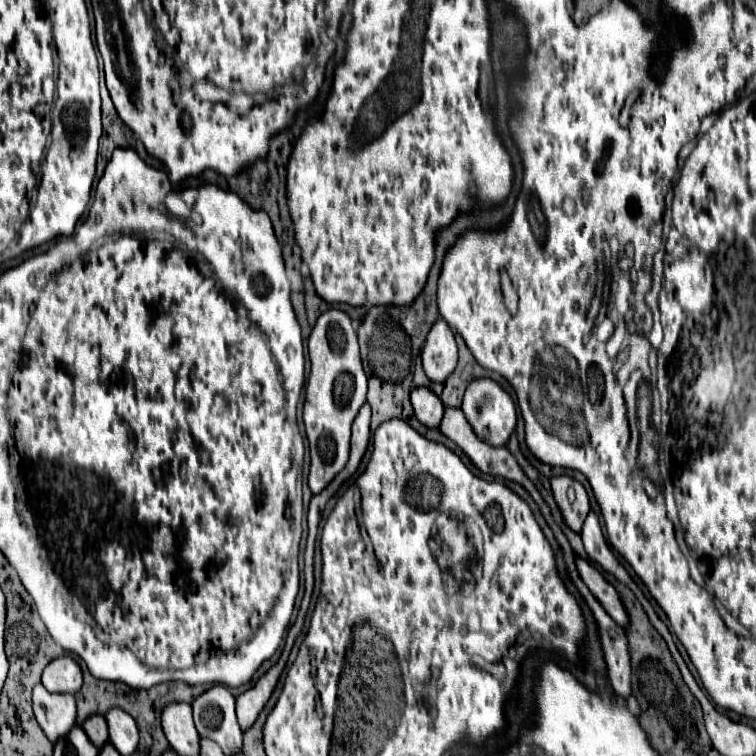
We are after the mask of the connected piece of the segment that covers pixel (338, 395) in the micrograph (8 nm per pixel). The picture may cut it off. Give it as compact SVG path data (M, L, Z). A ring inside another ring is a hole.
M329 309L317 319L309 335L307 347L309 347L311 373L305 385L303 423L309 441L309 457L311 457L307 485L315 495L323 487L327 487L333 481L335 473L339 473L339 469L343 469L343 465L347 463L351 421L365 403L367 375L361 365L357 333L347 313L339 309Z

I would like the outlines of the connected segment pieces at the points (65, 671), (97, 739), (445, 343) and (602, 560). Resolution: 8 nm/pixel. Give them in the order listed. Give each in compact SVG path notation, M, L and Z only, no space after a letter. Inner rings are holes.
M67 655L57 657L45 667L41 683L51 693L77 693L83 685L81 667Z
M91 715L85 723L83 723L83 731L87 733L87 737L91 739L91 743L101 749L107 743L107 723L103 715Z
M443 319L431 327L421 349L421 361L425 375L433 383L445 383L445 379L453 373L457 365L457 345L453 331Z
M595 513L587 515L585 525L581 529L581 539L583 539L583 545L585 545L585 551L587 551L589 559L595 561L599 567L603 567L607 573L611 573L617 581L621 581L623 585L627 585L635 593L637 601L643 605L643 609L645 609L645 613L647 613L649 619L657 617L655 611L653 611L653 607L651 607L651 603L643 597L643 591L635 585L635 581L629 577L629 573L625 571L625 567L615 559L615 555L611 553L609 545L605 543L605 537L603 537L603 531L601 531L601 525L599 525L599 519L597 519Z

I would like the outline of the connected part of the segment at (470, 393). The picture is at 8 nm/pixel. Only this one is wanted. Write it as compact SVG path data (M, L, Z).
M477 379L473 381L463 397L463 415L467 417L469 425L473 427L475 435L493 445L493 447L501 447L507 443L509 435L515 431L515 423L517 423L517 411L515 411L515 403L511 399L511 395L507 391L503 391L495 381L491 379Z

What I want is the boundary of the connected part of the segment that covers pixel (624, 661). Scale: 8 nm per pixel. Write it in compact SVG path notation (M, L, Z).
M569 575L575 589L581 593L583 601L587 603L589 611L595 617L595 623L599 627L599 637L601 637L601 647L603 647L603 657L607 665L607 675L613 691L621 697L629 697L631 693L631 661L627 653L627 637L623 629L611 621L611 617L603 611L599 601L591 597L587 587L581 581L575 581L575 575Z

